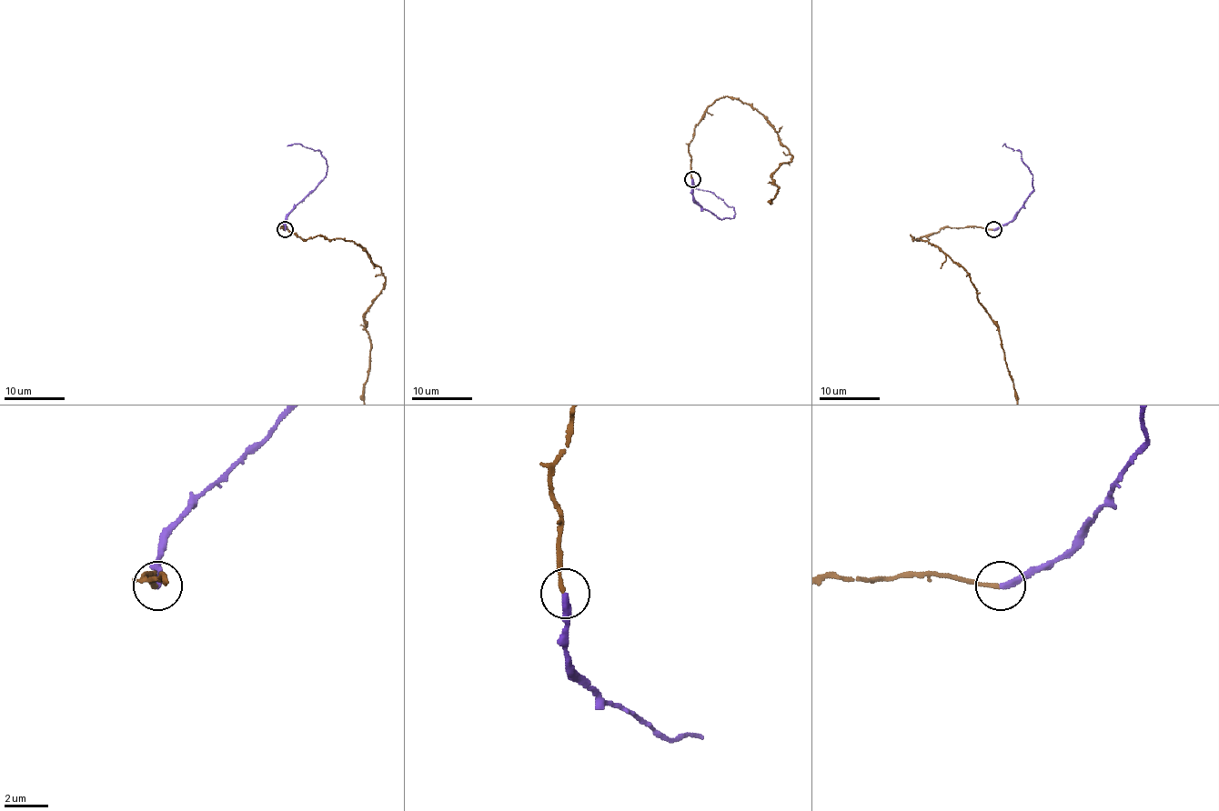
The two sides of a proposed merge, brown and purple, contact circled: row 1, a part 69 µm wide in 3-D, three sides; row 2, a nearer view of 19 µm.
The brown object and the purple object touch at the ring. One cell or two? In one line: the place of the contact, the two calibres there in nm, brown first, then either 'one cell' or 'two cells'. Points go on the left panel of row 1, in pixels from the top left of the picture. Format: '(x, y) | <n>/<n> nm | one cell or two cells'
(285, 229) | 180/280 nm | one cell

